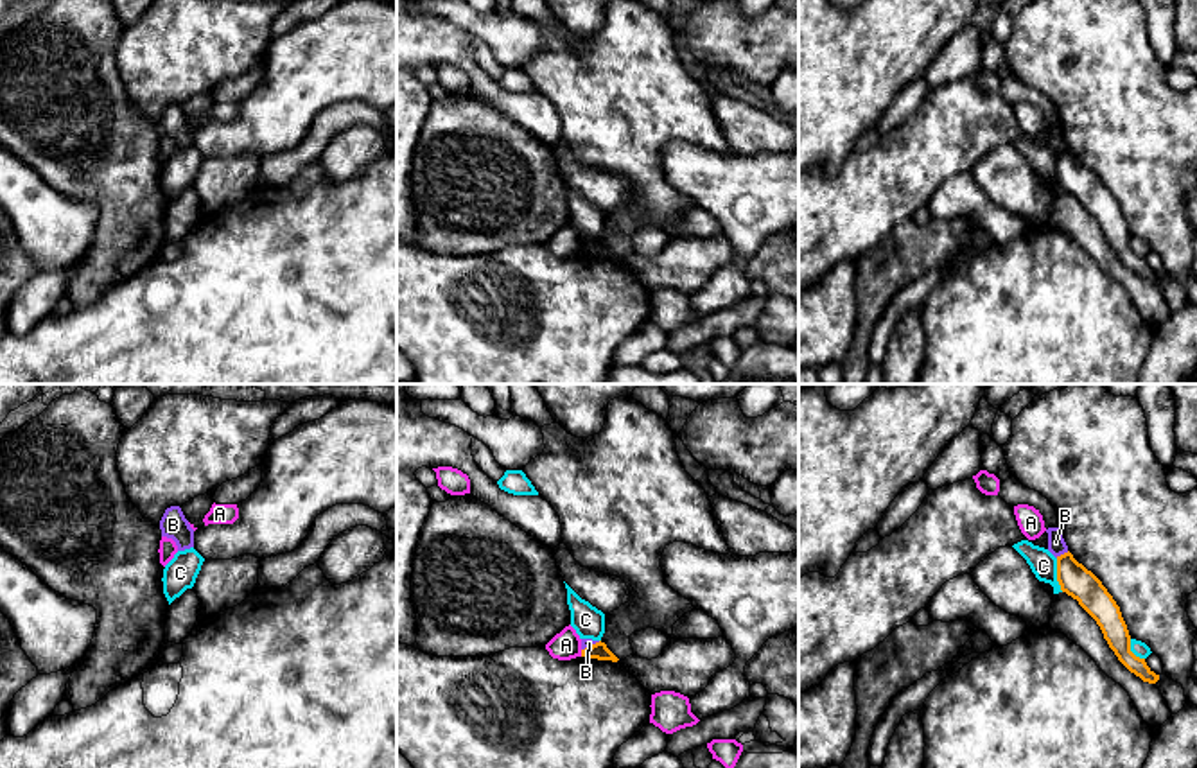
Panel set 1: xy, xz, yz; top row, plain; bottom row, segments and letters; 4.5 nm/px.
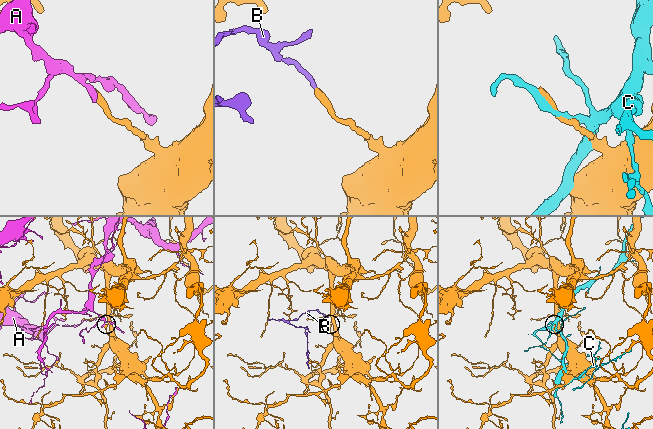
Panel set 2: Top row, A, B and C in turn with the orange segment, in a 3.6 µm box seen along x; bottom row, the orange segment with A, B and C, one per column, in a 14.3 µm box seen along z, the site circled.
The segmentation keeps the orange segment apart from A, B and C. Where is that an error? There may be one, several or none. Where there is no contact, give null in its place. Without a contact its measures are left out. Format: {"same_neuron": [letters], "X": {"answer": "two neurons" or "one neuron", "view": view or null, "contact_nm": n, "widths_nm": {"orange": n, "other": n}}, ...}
{"same_neuron": [], "A": {"answer": "two neurons", "view": "xz", "contact_nm": 30, "widths_nm": {"orange": 70, "other": 130}}, "B": {"answer": "two neurons", "view": "yz", "contact_nm": 70, "widths_nm": {"orange": 150, "other": 80}}, "C": {"answer": "two neurons", "view": "yz", "contact_nm": 160, "widths_nm": {"orange": 150, "other": 120}}}

